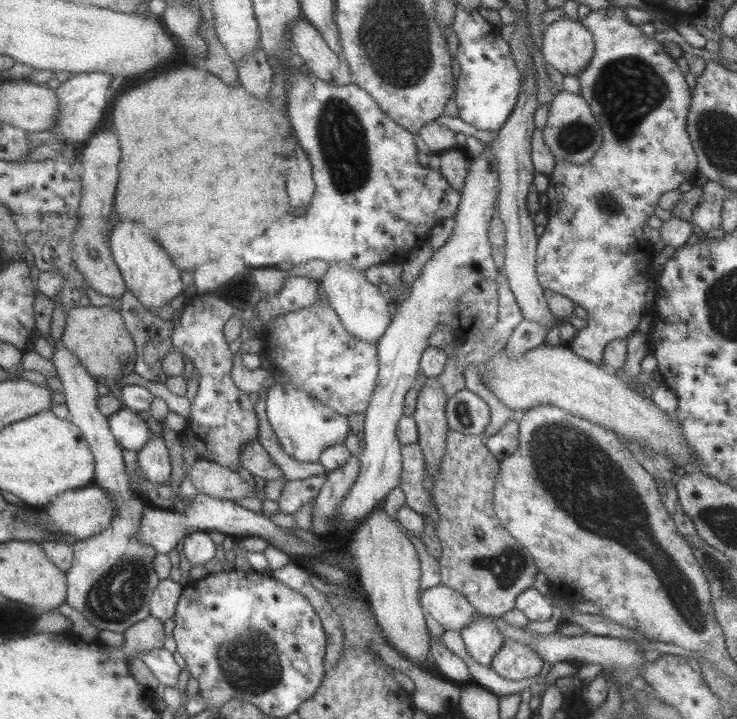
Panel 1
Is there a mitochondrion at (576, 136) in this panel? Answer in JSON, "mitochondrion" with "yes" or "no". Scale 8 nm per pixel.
{"mitochondrion":"yes"}

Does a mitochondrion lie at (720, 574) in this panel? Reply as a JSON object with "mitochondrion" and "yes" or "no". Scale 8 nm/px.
{"mitochondrion":"yes"}

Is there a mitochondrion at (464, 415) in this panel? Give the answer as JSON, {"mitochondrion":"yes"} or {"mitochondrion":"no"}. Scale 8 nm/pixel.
{"mitochondrion":"yes"}

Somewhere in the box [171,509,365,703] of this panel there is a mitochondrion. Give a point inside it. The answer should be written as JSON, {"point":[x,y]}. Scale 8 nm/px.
{"point":[253,668]}

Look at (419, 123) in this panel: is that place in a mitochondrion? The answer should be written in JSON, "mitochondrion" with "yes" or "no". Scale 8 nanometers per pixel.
{"mitochondrion":"no"}

